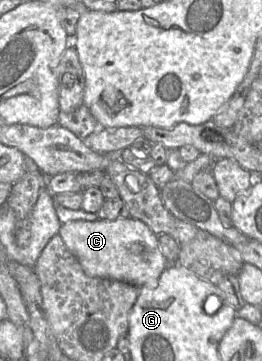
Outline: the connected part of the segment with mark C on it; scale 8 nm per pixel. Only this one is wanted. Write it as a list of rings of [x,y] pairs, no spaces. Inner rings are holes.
[[[132,217],[116,220],[73,220],[62,224],[59,234],[89,277],[155,288],[159,277],[168,266],[160,248],[158,235],[144,222]]]

